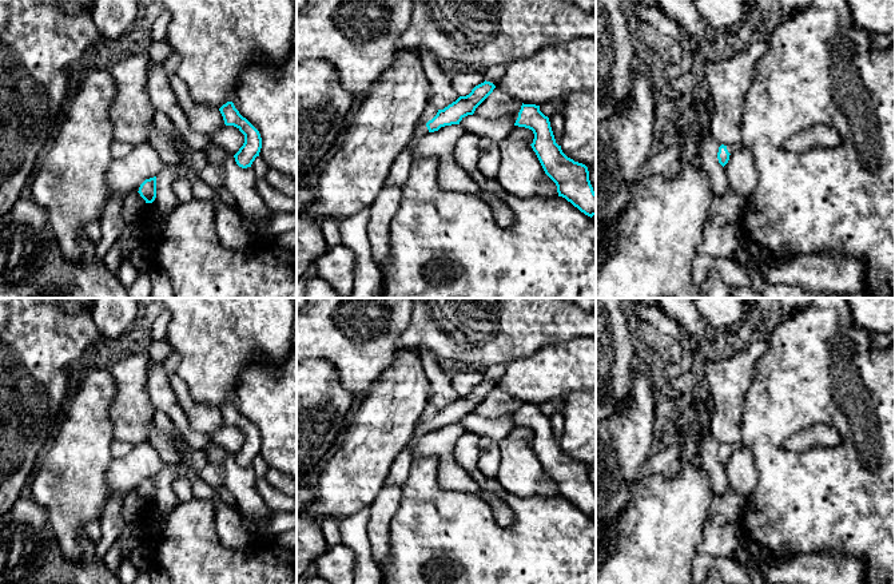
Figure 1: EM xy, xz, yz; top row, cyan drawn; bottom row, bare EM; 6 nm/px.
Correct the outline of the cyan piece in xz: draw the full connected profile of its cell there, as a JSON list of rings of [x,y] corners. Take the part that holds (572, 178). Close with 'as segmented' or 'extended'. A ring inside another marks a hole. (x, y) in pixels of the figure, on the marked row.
[[[522,103],[514,126],[533,131],[534,139],[530,146],[545,174],[556,183],[558,196],[565,198],[585,215],[590,218],[596,215],[596,192],[589,180],[588,167],[582,163],[574,162],[562,152],[561,146],[556,143],[549,118],[540,111],[540,106]]]; as segmented

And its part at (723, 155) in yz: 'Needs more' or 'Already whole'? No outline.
Needs more

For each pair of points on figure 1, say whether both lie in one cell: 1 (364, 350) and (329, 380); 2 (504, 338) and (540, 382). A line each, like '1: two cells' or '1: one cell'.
1: two cells
2: two cells

